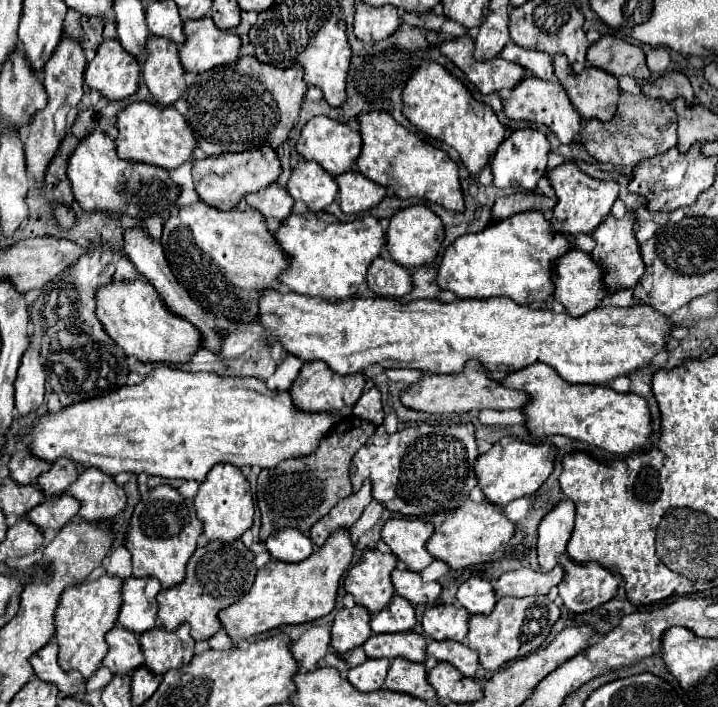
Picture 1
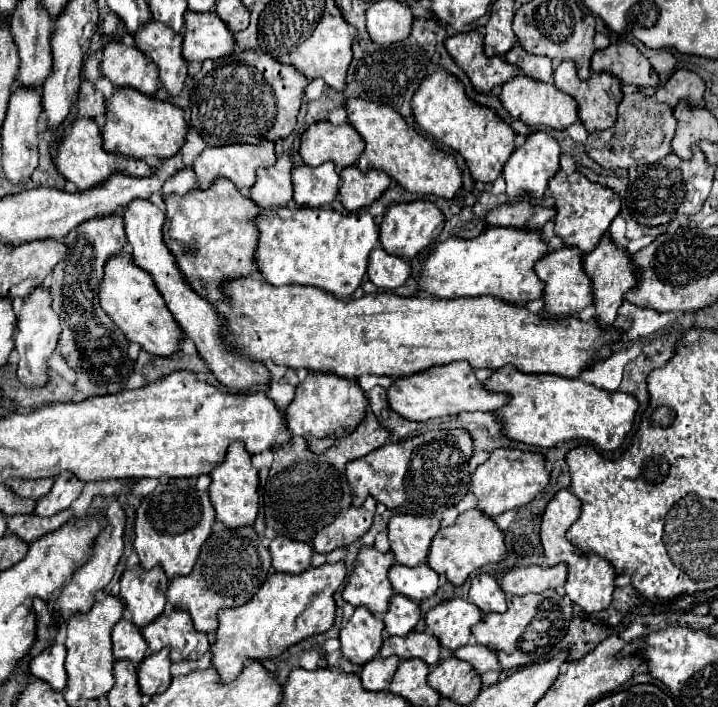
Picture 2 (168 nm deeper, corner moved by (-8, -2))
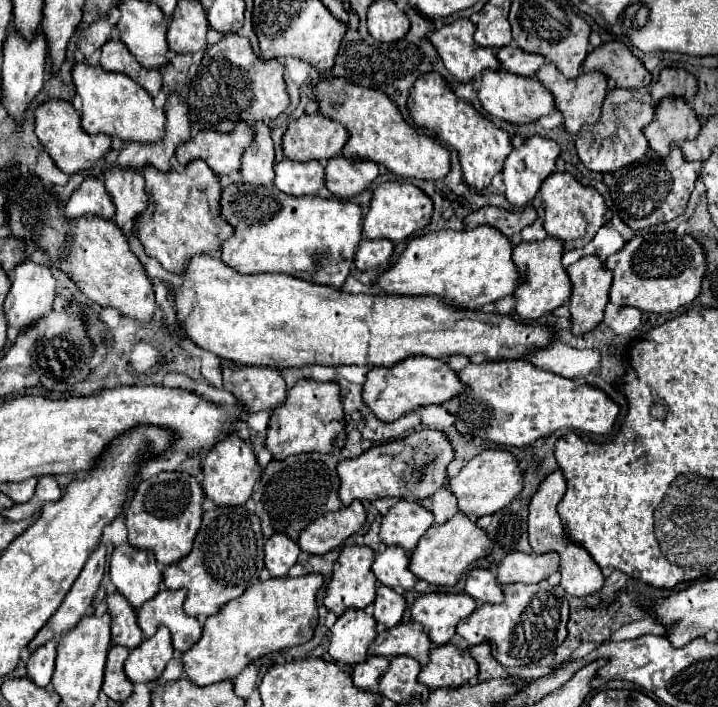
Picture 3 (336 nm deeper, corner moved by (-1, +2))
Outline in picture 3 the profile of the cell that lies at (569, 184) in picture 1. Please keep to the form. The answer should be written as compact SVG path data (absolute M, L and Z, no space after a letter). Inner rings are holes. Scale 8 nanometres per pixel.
M554 171L550 173L550 177L546 177L546 181L542 183L542 201L544 201L544 229L550 237L562 239L564 241L564 249L580 249L586 243L590 243L596 235L596 231L606 225L612 217L612 213L608 211L604 197L594 189L594 187L584 187L582 183L578 183L570 173L560 173Z

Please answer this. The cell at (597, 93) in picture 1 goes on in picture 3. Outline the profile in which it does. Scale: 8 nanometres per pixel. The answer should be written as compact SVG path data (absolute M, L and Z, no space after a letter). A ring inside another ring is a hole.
M546 63L538 71L538 79L554 95L556 107L562 111L562 115L564 115L564 127L566 127L566 131L570 135L578 133L578 129L582 125L594 125L594 123L598 123L600 113L602 113L602 101L606 99L606 93L608 93L606 77L602 77L602 73L582 73L576 79L566 79L566 77L562 77L562 73L558 73L558 67L554 63Z

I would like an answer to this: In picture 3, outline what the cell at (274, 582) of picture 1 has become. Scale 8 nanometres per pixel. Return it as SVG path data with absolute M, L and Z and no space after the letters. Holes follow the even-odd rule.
M320 573L258 581L244 595L222 605L216 615L206 619L204 633L194 649L182 655L190 681L204 687L222 679L234 679L252 659L306 643L318 625L316 593L322 583L324 575Z

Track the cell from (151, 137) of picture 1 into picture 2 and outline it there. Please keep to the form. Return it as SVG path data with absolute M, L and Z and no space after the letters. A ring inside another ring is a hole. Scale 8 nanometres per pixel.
M115 87L111 99L107 99L105 103L107 103L107 113L105 113L107 121L101 131L105 151L111 153L119 151L123 155L131 155L133 159L141 159L141 157L165 159L181 149L187 131L183 109L167 101L147 97L133 87L121 87L121 89Z

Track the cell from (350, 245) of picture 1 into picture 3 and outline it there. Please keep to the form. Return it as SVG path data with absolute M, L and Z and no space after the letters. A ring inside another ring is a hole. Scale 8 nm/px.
M242 183L224 187L222 217L236 229L236 233L222 243L222 261L232 269L248 275L284 273L336 289L342 289L350 275L354 253L362 239L362 211L356 203L322 197L290 197L280 191L276 193L274 187L246 187Z

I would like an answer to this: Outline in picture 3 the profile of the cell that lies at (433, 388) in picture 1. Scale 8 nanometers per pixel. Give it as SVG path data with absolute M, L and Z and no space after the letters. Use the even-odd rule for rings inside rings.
M408 357L394 367L372 367L366 375L362 397L368 407L376 413L382 421L396 421L398 417L416 411L426 405L442 405L450 401L450 397L458 397L464 393L466 387L458 379L458 375L448 367L448 363L430 357Z

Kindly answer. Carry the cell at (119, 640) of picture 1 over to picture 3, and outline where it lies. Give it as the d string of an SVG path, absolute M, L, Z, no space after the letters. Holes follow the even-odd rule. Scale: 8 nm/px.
M114 593L108 597L108 613L112 617L112 645L136 649L144 639L130 603L120 593Z

